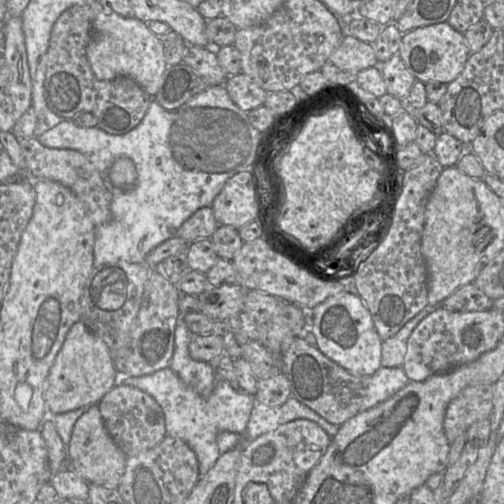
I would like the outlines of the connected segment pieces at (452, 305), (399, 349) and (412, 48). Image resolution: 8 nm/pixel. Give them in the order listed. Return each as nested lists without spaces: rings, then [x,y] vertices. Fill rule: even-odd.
[[[469,283],[453,292],[440,306],[449,311],[472,312],[492,309],[493,302],[474,283]]]
[[[427,306],[408,321],[393,337],[382,343],[382,367],[403,367],[408,348],[408,339],[416,326],[436,308]]]
[[[446,21],[416,28],[403,34],[398,55],[418,81],[424,84],[434,81],[448,84],[463,71],[470,50],[464,34],[456,31]]]

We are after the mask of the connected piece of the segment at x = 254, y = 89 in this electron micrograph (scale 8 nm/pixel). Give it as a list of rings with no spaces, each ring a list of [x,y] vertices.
[[[244,73],[229,76],[224,87],[232,101],[244,111],[262,106],[269,94]]]

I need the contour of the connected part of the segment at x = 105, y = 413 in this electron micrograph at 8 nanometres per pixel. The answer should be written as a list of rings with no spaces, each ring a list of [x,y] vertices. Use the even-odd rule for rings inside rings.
[[[118,383],[101,398],[97,406],[109,435],[127,457],[154,448],[167,436],[161,406],[152,396],[136,387]]]

